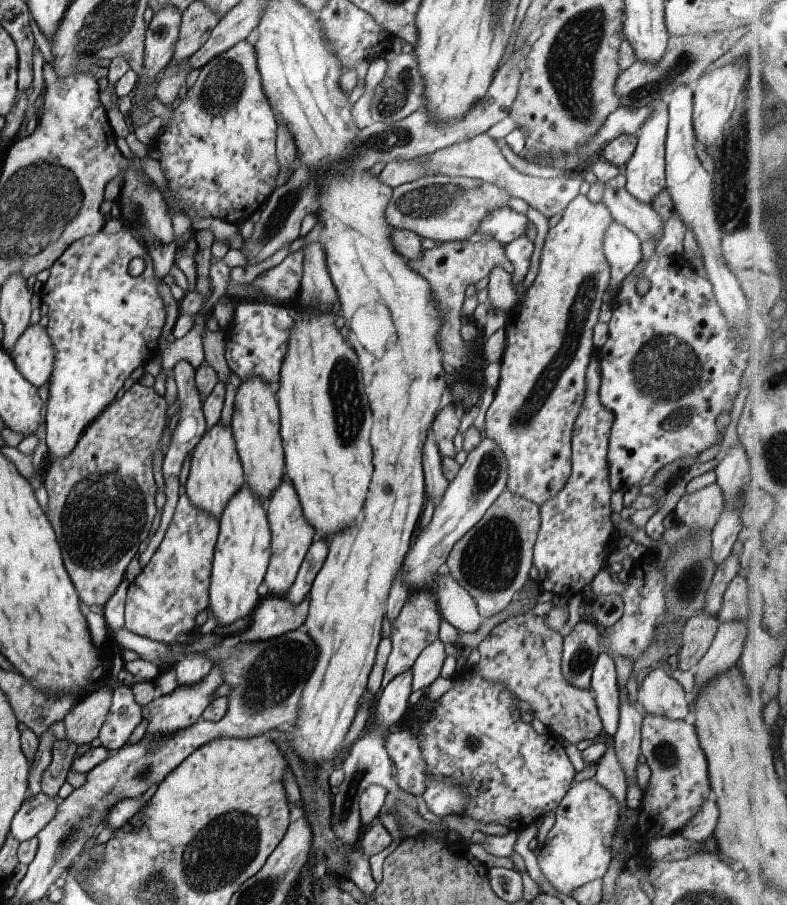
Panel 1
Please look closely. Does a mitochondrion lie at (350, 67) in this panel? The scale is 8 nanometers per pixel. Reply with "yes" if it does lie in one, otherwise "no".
no

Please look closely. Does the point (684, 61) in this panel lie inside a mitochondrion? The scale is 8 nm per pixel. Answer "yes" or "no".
yes

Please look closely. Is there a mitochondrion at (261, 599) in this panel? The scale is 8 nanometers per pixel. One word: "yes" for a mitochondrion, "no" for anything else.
no

